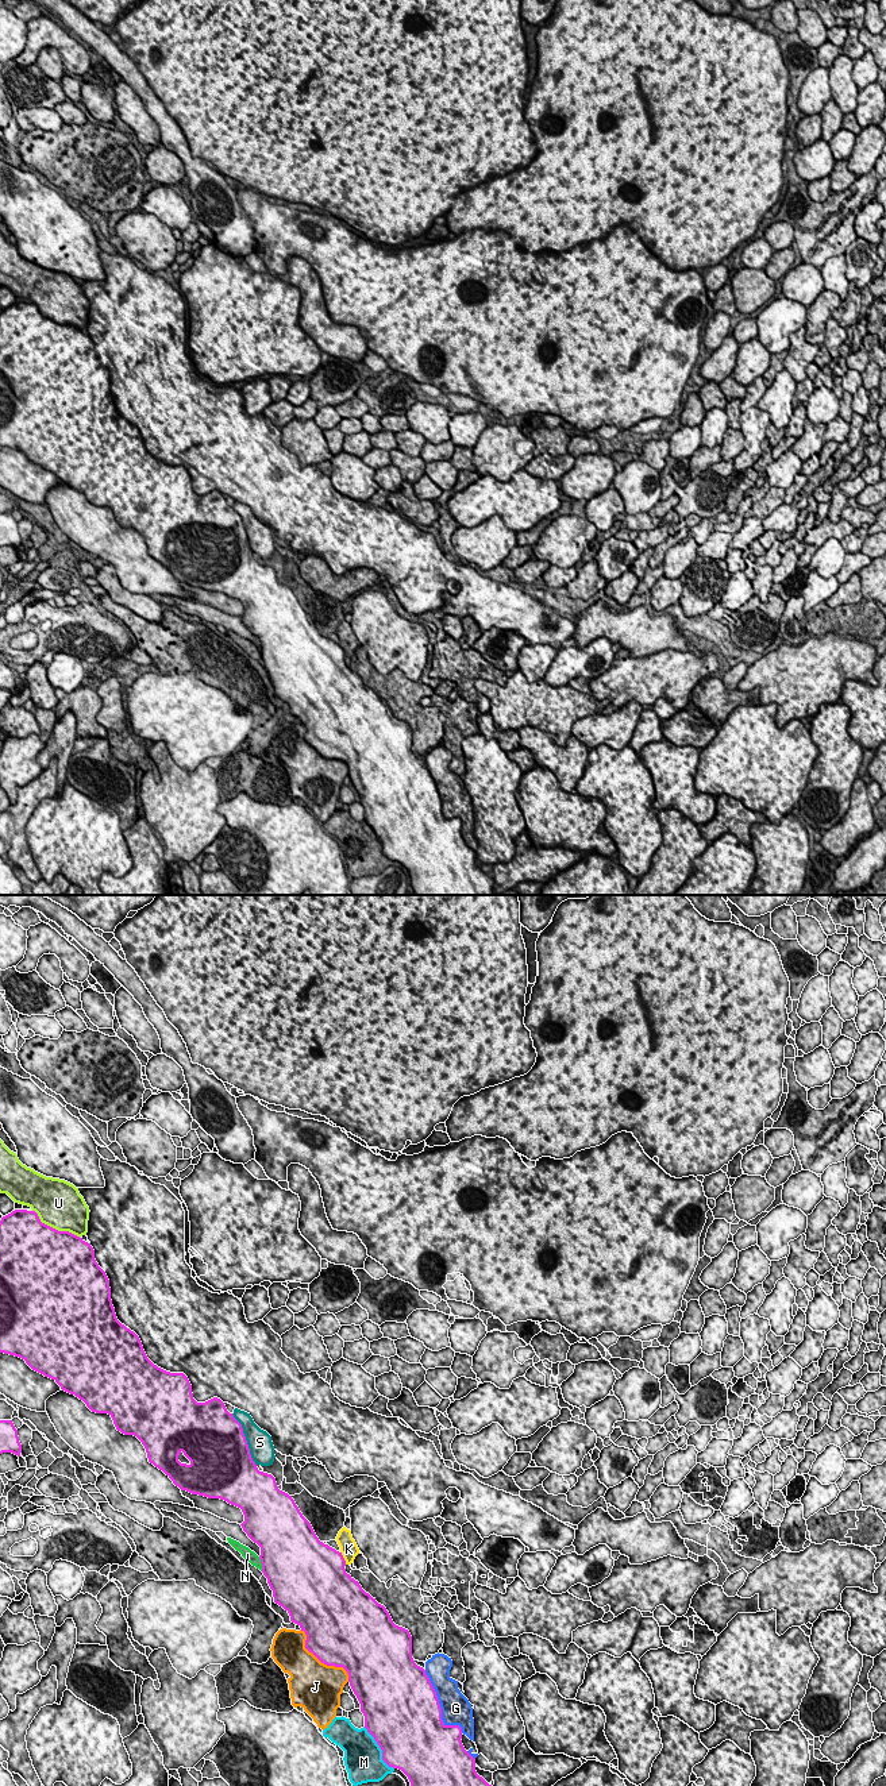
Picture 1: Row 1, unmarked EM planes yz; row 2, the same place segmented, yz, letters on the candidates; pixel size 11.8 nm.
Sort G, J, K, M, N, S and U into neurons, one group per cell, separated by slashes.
G / J / K / M / N / S / U

